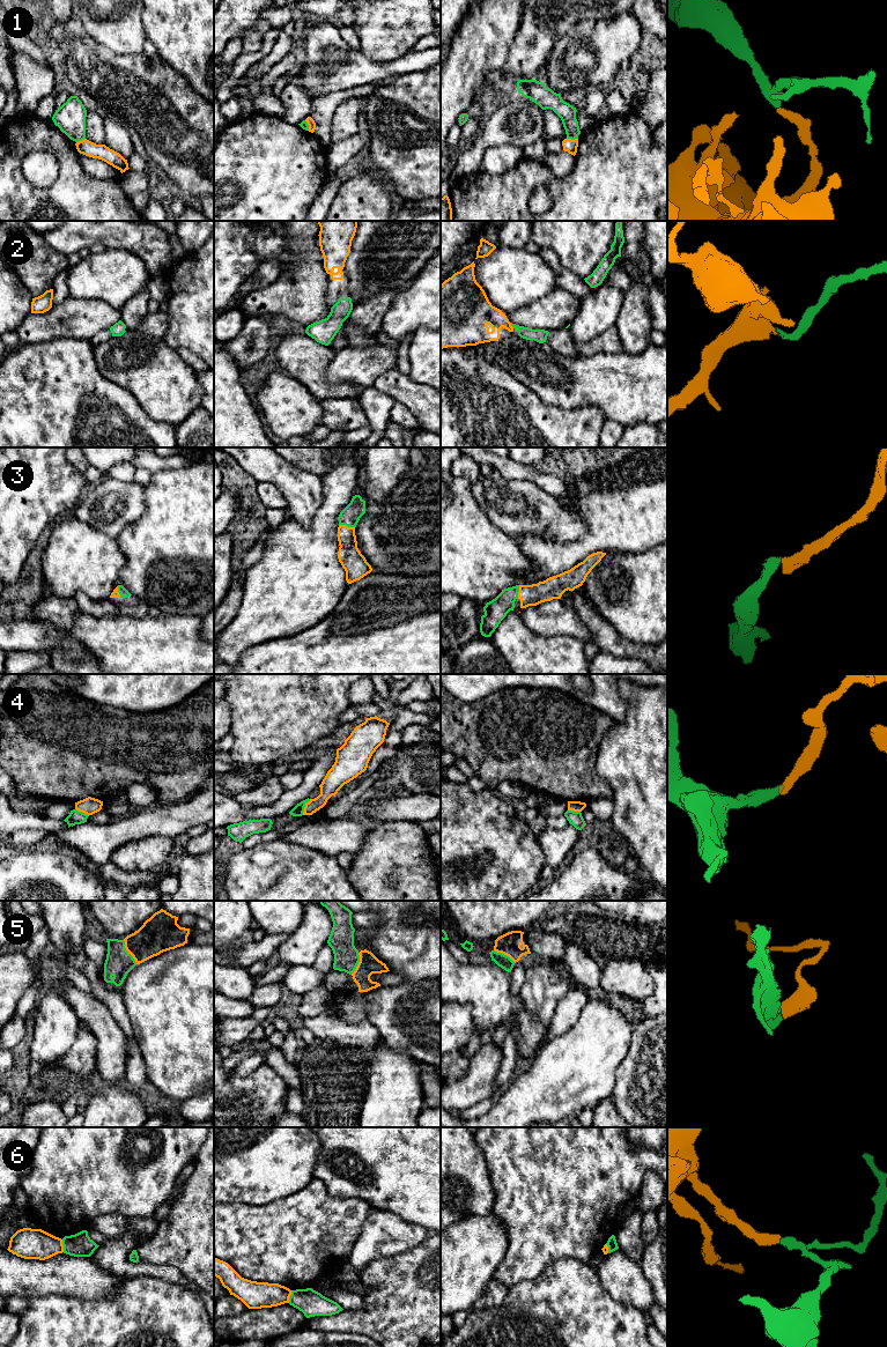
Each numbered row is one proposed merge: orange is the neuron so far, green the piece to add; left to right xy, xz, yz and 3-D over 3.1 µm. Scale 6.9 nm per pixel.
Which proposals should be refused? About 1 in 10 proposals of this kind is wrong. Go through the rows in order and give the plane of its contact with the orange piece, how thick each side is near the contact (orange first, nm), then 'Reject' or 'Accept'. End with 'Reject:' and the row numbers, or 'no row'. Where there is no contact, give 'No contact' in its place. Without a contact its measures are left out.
1: Touches orange in yz. Thickness 90 nm (orange) against 120 nm. Accept
2: Touches orange in yz. Thickness 220 nm (orange) against 100 nm. Accept
3: Touches orange in xz. Thickness 160 nm (orange) against 140 nm. Accept
4: Touches orange in xz. Thickness 140 nm (orange) against 80 nm. Reject
5: Touches orange in xy. Thickness 260 nm (orange) against 190 nm. Accept
6: Touches orange in xy. Thickness 220 nm (orange) against 160 nm. Reject
Reject: 4, 6

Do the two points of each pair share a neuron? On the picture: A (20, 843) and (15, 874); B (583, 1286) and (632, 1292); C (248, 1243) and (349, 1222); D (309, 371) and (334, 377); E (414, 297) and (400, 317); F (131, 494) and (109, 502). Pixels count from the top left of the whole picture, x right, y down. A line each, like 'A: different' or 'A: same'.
A: different
B: different
C: same
D: different
E: same
F: same

